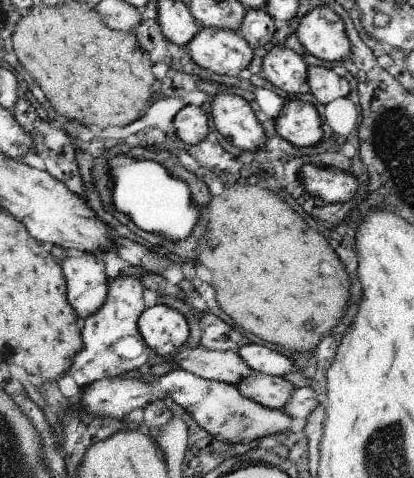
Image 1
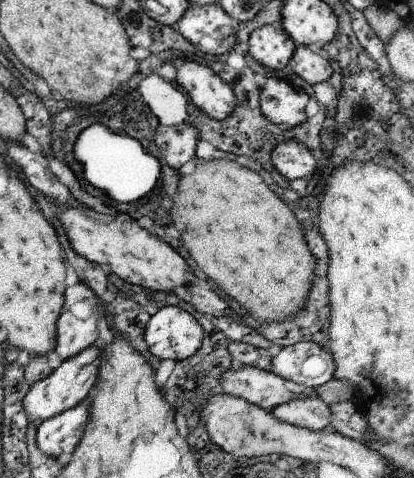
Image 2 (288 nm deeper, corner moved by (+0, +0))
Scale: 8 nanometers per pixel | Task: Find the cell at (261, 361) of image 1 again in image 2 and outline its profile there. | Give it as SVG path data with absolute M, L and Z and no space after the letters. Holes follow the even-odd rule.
M297 342L295 346L287 346L287 348L279 348L273 358L271 358L271 374L289 380L293 384L305 386L305 388L317 388L325 382L329 382L333 378L333 360L329 356L329 352L321 346L317 346L315 342Z

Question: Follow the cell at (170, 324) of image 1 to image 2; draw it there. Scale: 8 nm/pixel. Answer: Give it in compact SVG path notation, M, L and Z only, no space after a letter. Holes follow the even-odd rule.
M175 304L157 310L143 330L147 350L157 360L179 362L191 358L203 346L203 338L199 320Z

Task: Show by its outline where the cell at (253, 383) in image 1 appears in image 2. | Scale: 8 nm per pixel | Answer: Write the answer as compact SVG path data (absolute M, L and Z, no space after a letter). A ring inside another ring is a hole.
M319 396L297 398L271 408L273 418L307 430L329 430L329 406Z

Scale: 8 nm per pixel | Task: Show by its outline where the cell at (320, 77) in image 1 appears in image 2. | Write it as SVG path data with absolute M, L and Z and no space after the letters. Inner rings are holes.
M297 46L293 50L293 56L289 58L289 68L297 78L307 82L309 86L315 86L317 82L327 82L329 74L333 72L329 68L331 62L323 60L321 56L307 50L307 46Z

